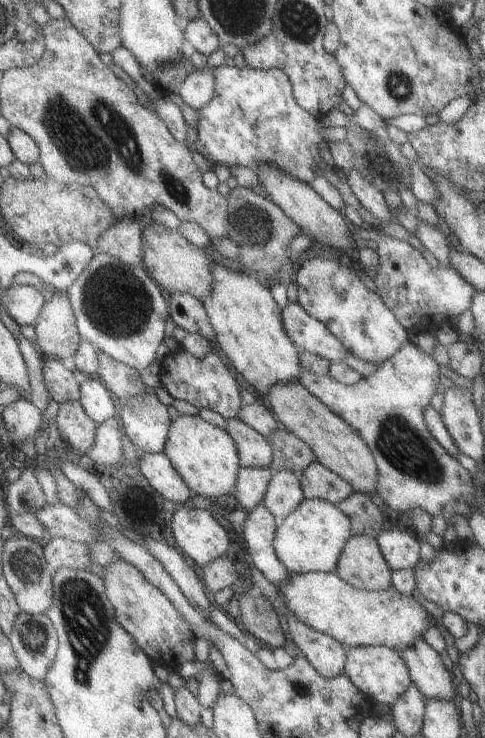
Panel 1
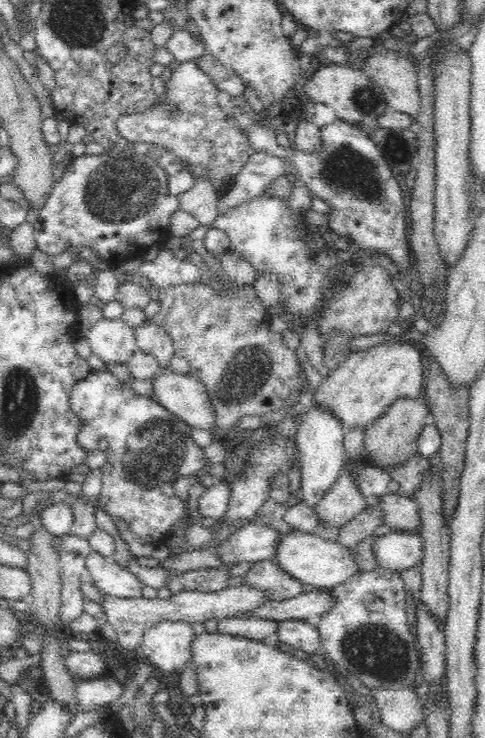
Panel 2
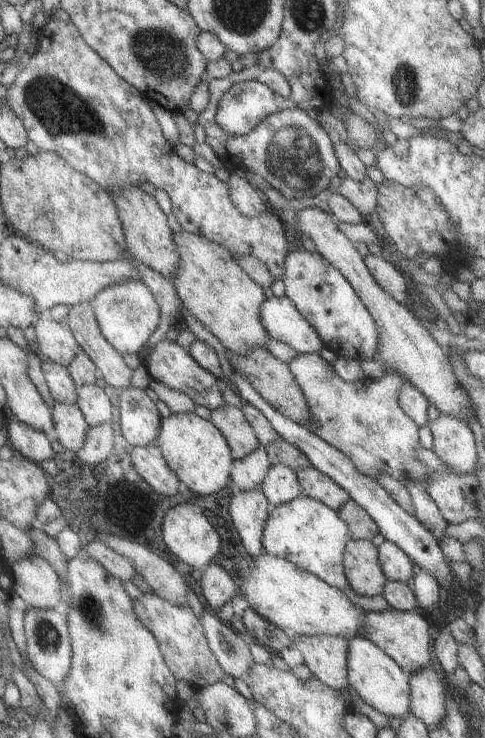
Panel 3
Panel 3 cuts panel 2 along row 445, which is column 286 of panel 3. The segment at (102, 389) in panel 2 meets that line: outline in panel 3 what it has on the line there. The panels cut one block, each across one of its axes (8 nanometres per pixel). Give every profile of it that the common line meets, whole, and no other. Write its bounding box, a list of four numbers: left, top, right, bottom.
[198,65,340,198]

